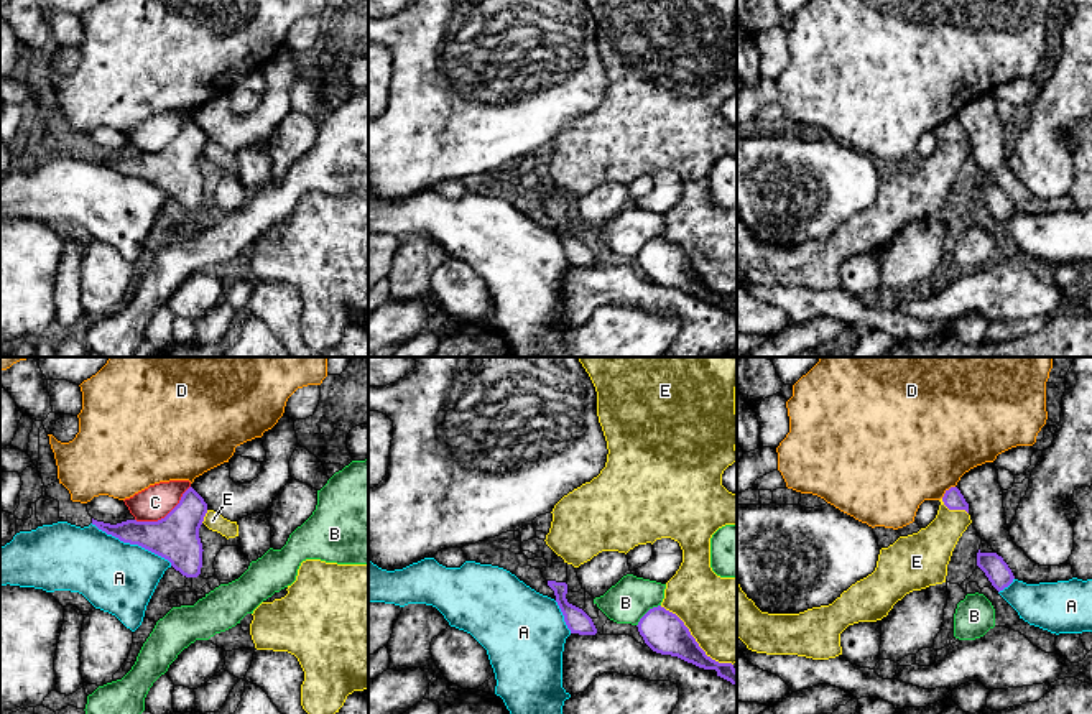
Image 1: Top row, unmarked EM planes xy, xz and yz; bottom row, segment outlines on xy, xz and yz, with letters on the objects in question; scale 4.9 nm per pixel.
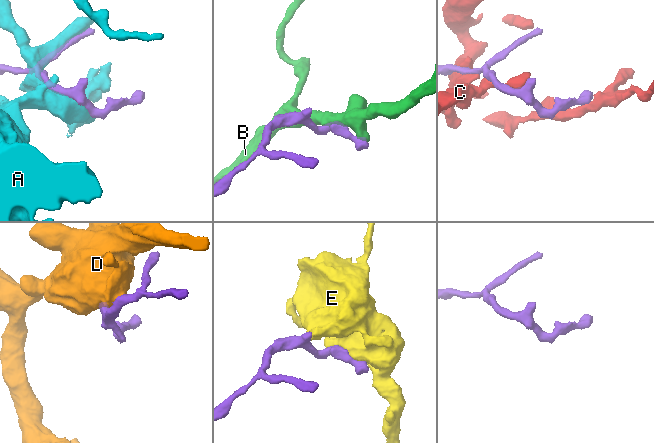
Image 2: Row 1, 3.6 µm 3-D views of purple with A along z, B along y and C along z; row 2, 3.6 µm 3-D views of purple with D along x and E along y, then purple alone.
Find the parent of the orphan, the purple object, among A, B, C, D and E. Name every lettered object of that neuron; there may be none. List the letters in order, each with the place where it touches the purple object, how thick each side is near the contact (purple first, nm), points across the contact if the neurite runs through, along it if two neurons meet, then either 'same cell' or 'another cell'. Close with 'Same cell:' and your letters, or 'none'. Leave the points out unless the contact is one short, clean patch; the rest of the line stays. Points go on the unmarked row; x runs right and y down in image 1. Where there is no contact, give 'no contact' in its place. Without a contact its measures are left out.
A: xy (132, 175) | 220/360 nm | another cell
B: xz (647, 244) | 200/200 nm | along xz (660, 236), (653, 237), (637, 257) | another cell
C: xy (166, 147) | 220/160 nm | another cell
D: yz (948, 122) | 100/480 nm | another cell
E: xz (694, 272) | 200/420 nm | another cell
Same cell: none

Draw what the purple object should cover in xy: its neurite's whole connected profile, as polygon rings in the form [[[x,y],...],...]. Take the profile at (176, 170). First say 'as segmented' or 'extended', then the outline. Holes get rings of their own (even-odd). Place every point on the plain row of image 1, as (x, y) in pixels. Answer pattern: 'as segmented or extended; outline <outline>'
as segmented; outline [[[189,118],[179,135],[161,151],[158,153],[136,153],[127,151],[117,156],[97,153],[92,150],[92,156],[118,169],[123,174],[138,176],[171,194],[171,197],[186,209],[197,209],[202,199],[202,174],[199,169],[199,160],[207,145],[207,135],[204,130]]]

